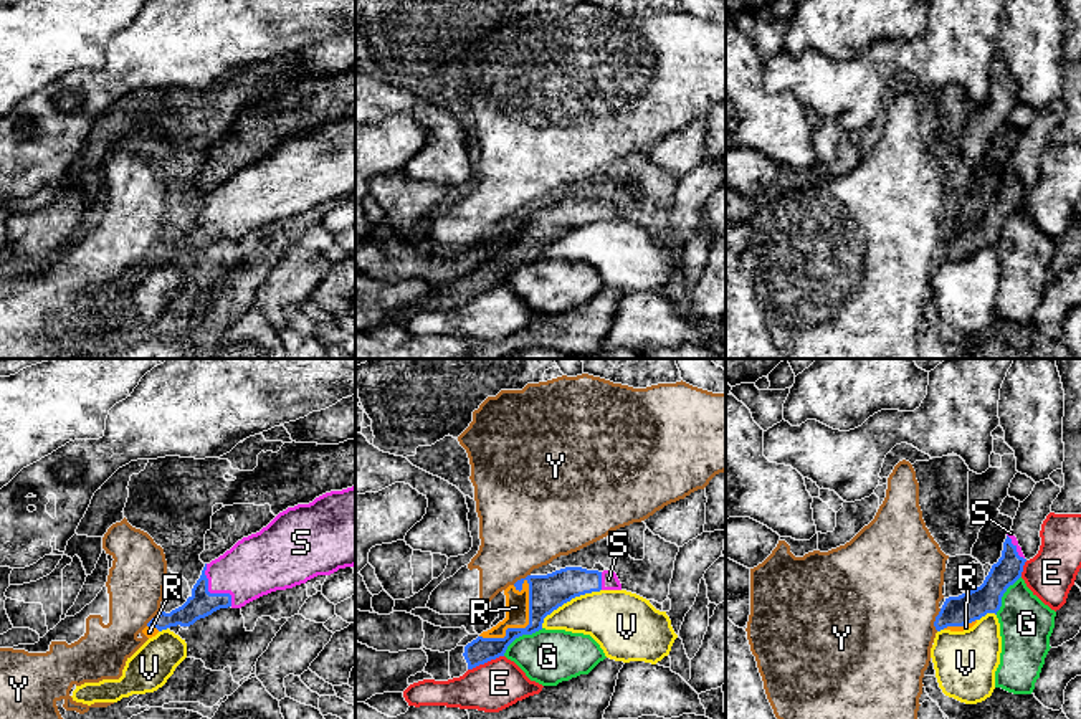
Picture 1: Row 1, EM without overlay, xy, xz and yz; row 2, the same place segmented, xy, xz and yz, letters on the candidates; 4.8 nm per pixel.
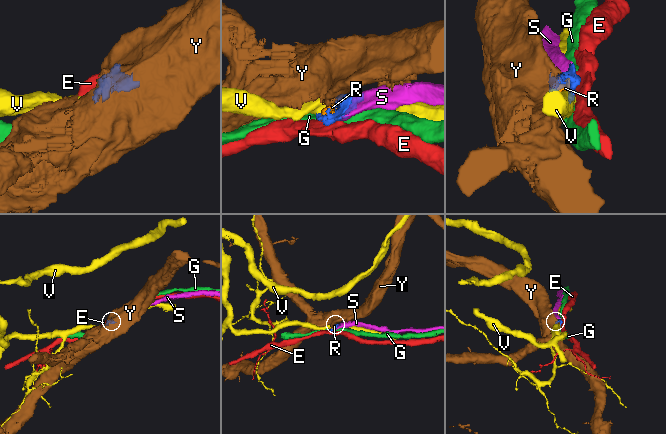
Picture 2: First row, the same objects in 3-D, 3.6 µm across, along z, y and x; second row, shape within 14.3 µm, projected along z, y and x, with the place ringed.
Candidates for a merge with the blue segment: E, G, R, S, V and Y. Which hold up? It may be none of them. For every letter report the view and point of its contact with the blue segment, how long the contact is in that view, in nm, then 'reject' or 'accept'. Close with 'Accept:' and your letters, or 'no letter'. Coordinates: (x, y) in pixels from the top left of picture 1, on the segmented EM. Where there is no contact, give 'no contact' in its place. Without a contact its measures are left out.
E: meets blue in xz at (485, 661); contact 190 nm long; reject
G: meets blue in xz at (521, 635); contact 240 nm long; reject
R: meets blue in xz at (526, 627); contact 360 nm long; accept
S: meets blue in xy at (212, 594); contact 240 nm long; accept
V: meets blue in xz at (567, 600); contact 340 nm long; reject
Y: meets blue in yz at (936, 620); contact 110 nm long; reject
Accept: R, S

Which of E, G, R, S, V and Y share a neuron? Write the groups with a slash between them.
E / G / R S / V / Y

